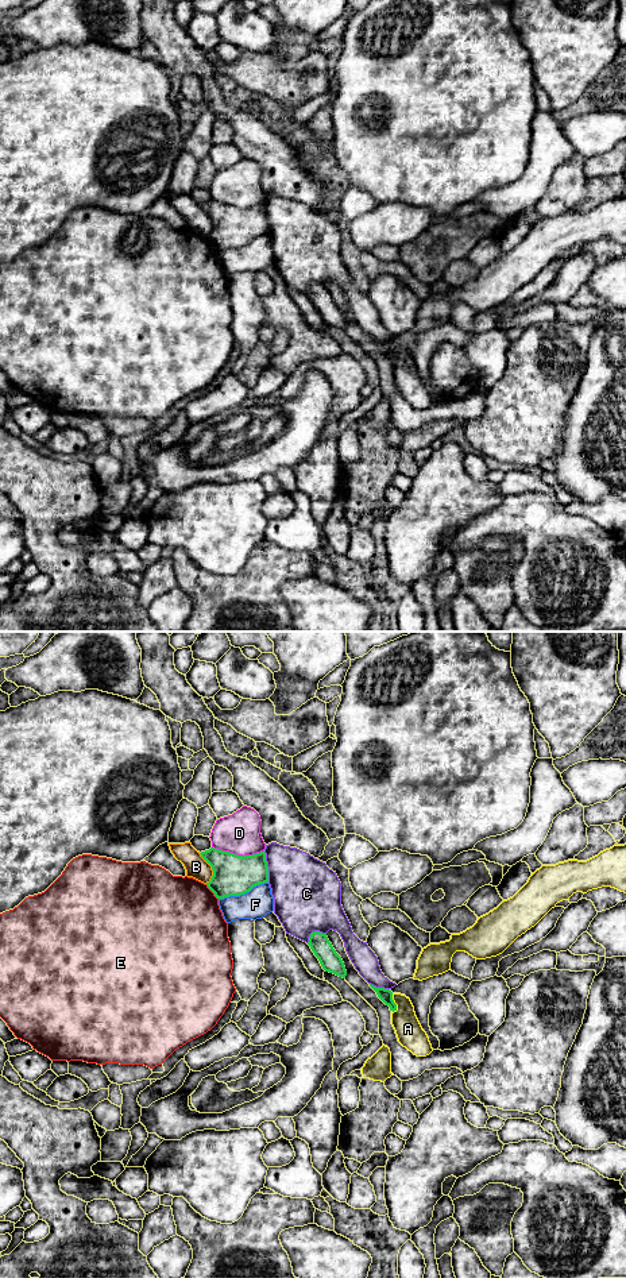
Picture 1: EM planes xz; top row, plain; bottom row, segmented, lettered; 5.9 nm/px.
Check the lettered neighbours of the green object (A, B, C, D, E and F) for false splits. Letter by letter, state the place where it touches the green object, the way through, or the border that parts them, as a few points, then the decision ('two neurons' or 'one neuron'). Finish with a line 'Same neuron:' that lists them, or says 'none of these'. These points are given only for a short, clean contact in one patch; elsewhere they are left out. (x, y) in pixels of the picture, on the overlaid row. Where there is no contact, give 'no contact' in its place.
A: xz (394, 1003) | along xz (391, 993), (395, 1004), (393, 1012) | two neurons
B: xz (212, 868) | along xz (198, 853), (212, 871), (212, 877), (208, 883) | two neurons
C: xz (267, 867) | two neurons
D: xz (236, 854) | along xz (212, 846), (243, 856), (251, 856), (263, 850) | two neurons
E: xz (212, 891) | two neurons
F: xz (243, 894) | along xz (267, 881), (254, 885), (243, 894), (219, 899) | two neurons
Same neuron: none of these

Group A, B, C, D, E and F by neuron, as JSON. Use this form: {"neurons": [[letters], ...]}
{"neurons": [["A"], ["B"], ["C"], ["D"], ["E"], ["F"]]}

